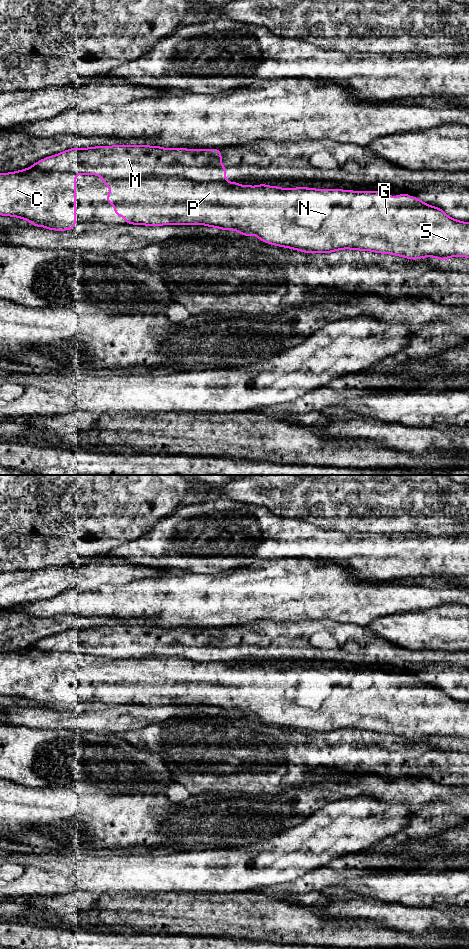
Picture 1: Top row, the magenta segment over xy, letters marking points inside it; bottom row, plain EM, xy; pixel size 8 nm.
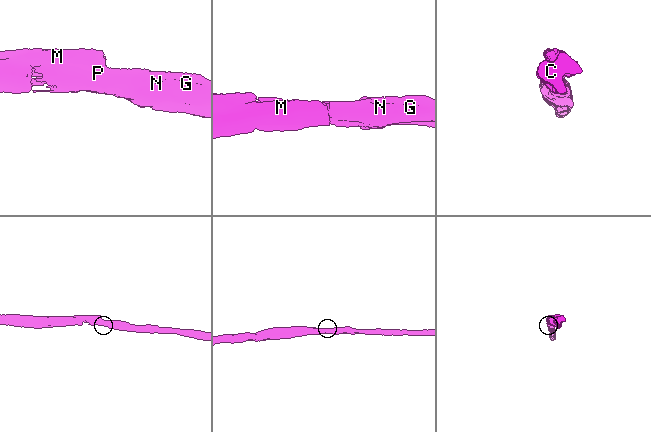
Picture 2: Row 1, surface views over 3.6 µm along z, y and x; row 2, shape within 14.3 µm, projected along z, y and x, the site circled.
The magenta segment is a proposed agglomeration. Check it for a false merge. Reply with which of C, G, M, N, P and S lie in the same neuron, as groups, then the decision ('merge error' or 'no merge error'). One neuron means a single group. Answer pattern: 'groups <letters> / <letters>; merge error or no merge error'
groups C G N P S / M; merge error

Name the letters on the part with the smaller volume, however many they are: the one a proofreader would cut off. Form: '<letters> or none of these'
M

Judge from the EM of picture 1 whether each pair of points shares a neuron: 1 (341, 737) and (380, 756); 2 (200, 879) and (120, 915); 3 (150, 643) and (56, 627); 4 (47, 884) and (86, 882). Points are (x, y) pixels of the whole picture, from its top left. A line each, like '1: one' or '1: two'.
1: one
2: two
3: two
4: one

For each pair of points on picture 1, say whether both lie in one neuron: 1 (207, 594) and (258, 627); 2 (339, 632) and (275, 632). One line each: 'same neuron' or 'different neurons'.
1: different neurons
2: same neuron

